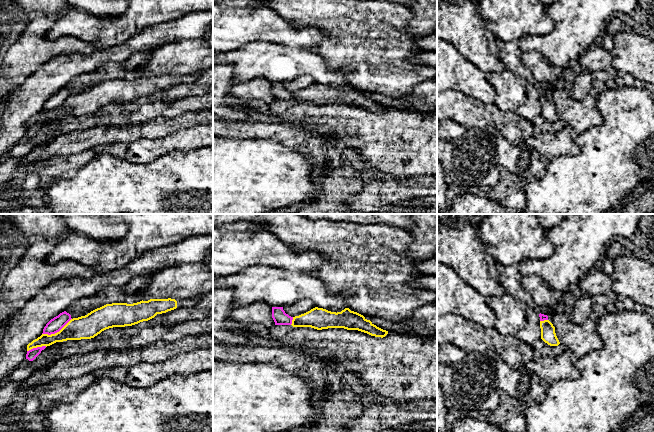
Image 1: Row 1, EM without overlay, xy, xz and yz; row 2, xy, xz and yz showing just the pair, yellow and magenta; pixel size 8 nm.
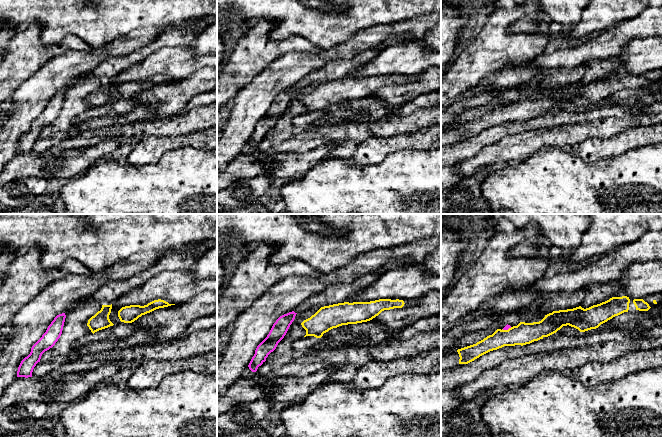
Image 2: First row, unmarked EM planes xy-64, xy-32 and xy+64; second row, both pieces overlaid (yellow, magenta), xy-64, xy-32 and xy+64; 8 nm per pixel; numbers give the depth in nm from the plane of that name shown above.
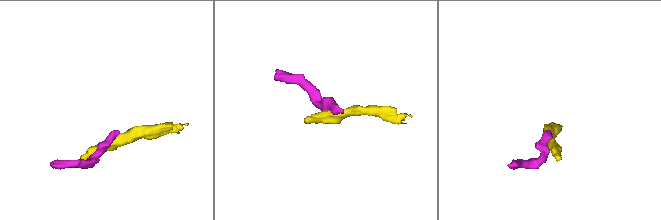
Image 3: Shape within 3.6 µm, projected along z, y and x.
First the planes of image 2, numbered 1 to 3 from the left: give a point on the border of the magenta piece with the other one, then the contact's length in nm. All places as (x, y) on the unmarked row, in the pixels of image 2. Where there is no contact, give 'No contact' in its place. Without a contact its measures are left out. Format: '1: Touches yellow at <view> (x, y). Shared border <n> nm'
1: No contact
2: No contact
3: Touches yellow at xy+64 (506, 106). Shared border 80 nm

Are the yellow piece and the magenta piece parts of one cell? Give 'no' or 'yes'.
no

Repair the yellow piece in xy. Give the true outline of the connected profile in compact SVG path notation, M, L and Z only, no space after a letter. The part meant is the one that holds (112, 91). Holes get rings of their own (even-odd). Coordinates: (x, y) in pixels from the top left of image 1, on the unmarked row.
M197 71L188 75L150 75L133 80L106 80L85 92L71 95L55 110L42 110L27 121L27 127L42 122L47 123L56 118L91 115L109 104L132 102L148 97L157 90L166 89L174 85L192 83L199 78L201 73L202 71Z

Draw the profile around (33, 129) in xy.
M42 122L27 127L26 135L28 135L29 137L33 137L45 124L46 122Z

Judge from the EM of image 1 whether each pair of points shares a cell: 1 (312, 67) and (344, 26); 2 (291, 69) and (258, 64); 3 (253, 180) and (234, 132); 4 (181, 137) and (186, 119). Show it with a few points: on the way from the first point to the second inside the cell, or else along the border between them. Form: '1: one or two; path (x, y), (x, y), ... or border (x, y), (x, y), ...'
1: two; border (312, 50), (323, 56), (331, 69), (341, 69)
2: one; path (283, 64), (266, 64)
3: two; border (223, 137), (260, 138)
4: two; border (202, 124), (181, 128), (162, 137)

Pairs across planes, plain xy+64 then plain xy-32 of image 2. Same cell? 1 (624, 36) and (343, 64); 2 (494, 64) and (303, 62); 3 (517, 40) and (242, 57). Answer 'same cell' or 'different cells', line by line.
1: different cells
2: different cells
3: same cell

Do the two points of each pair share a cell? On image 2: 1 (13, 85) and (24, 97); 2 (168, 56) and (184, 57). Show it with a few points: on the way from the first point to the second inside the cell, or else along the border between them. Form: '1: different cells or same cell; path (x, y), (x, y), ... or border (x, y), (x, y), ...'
1: different cells; border (22, 83), (10, 99)
2: same cell; path (172, 57), (180, 57)

